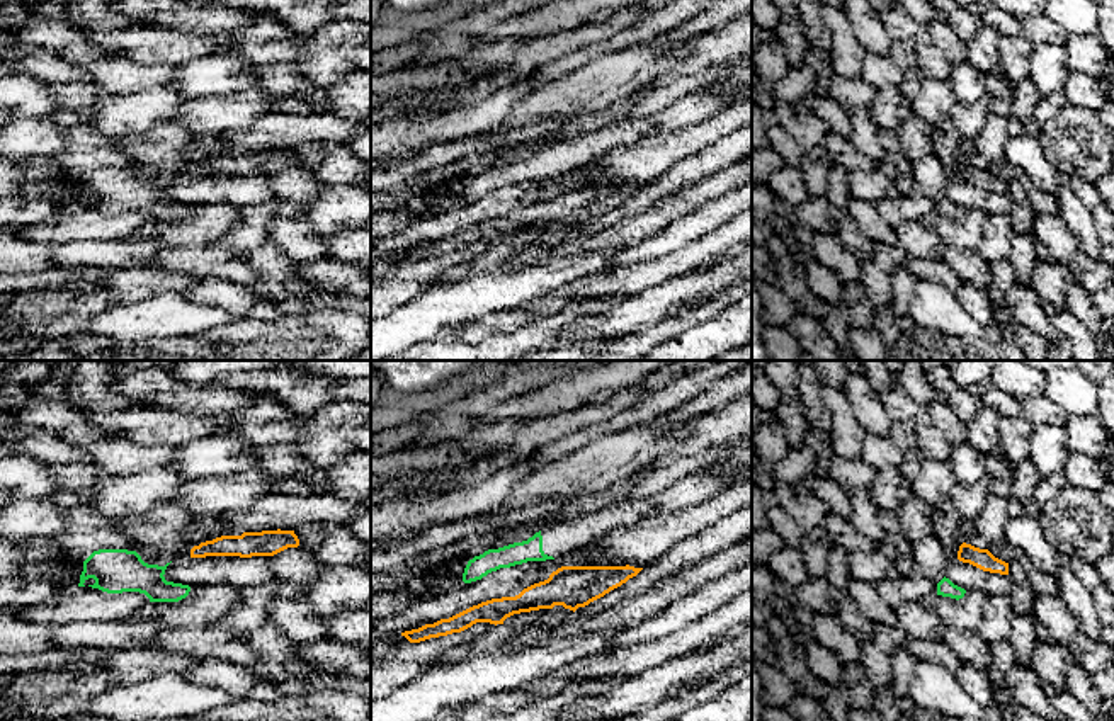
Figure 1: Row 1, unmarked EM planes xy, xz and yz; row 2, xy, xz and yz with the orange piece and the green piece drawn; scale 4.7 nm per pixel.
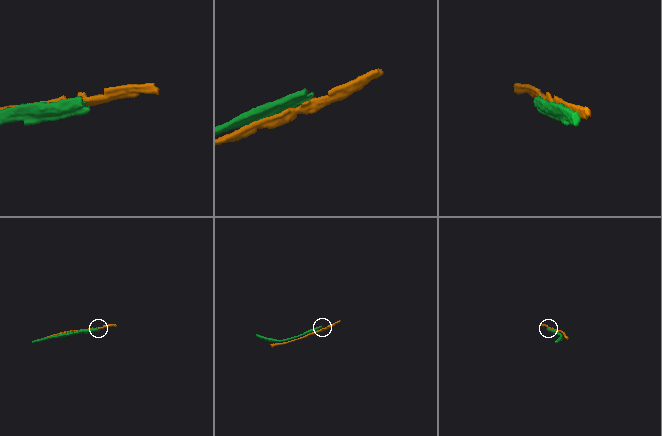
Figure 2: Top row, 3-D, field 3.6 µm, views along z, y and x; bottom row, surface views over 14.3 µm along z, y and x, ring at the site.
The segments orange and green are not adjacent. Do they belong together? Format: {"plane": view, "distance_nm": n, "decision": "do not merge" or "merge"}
{"plane": "xz", "distance_nm": 50, "decision": "do not merge"}

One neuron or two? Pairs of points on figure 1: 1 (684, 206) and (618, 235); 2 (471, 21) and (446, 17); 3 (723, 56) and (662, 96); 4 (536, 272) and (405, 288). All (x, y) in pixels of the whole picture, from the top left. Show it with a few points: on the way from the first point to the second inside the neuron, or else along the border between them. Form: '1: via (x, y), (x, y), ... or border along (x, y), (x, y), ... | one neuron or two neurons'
1: via (667, 211), (635, 230) | one neuron
2: border along (465, 17), (458, 26) | two neurons
3: via (708, 60), (689, 79), (677, 84) | one neuron
4: border along (429, 288), (393, 310) | two neurons

